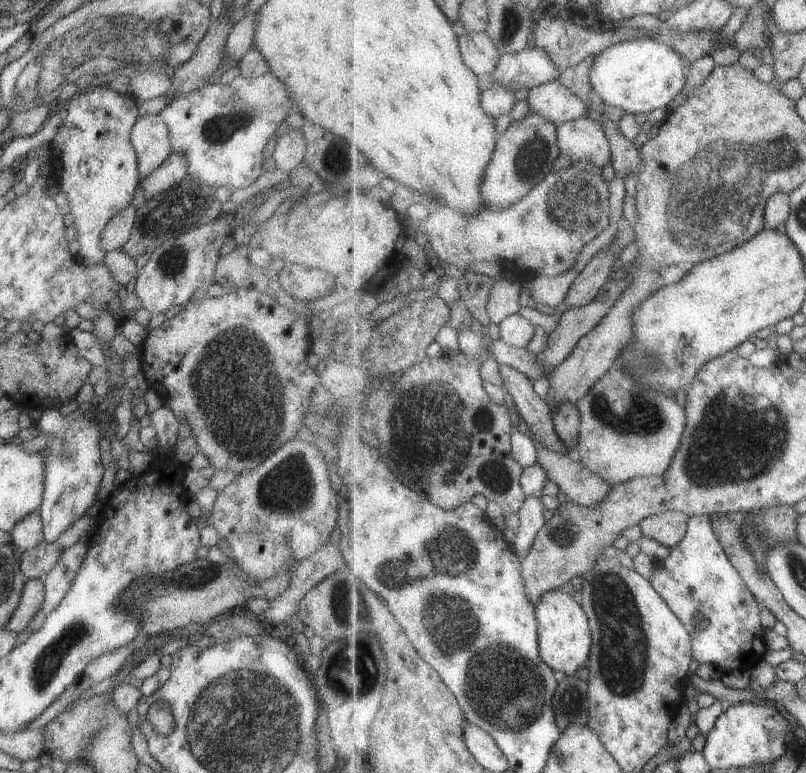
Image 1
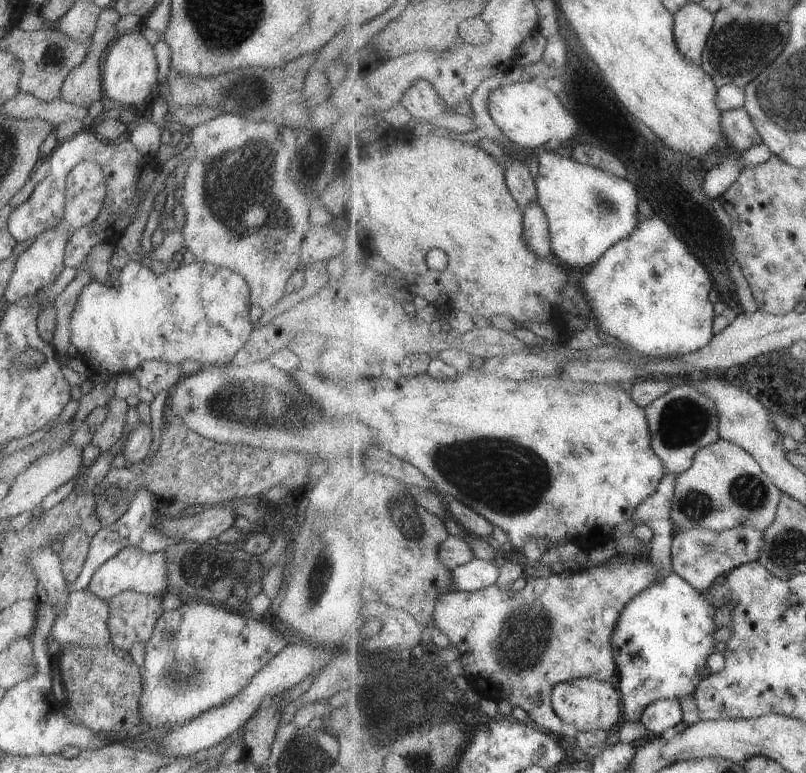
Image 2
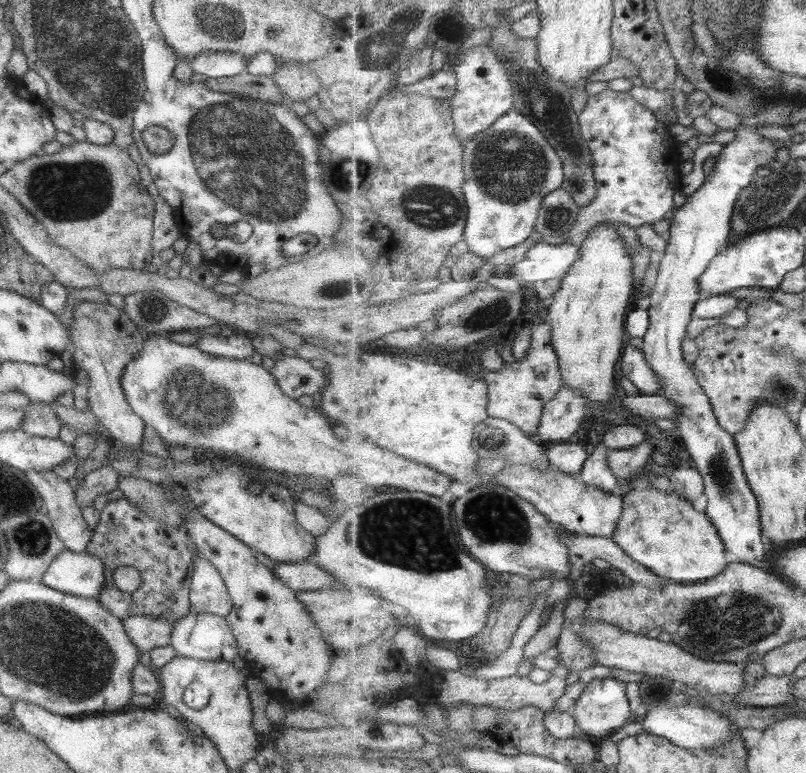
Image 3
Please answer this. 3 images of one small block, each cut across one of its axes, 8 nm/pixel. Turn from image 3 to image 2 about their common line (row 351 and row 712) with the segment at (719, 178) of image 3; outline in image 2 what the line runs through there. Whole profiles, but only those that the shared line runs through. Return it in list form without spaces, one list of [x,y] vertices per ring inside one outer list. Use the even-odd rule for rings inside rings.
[[[661,699],[645,708],[641,722],[648,732],[656,736],[663,734],[667,728],[684,722],[684,710],[679,699]]]

